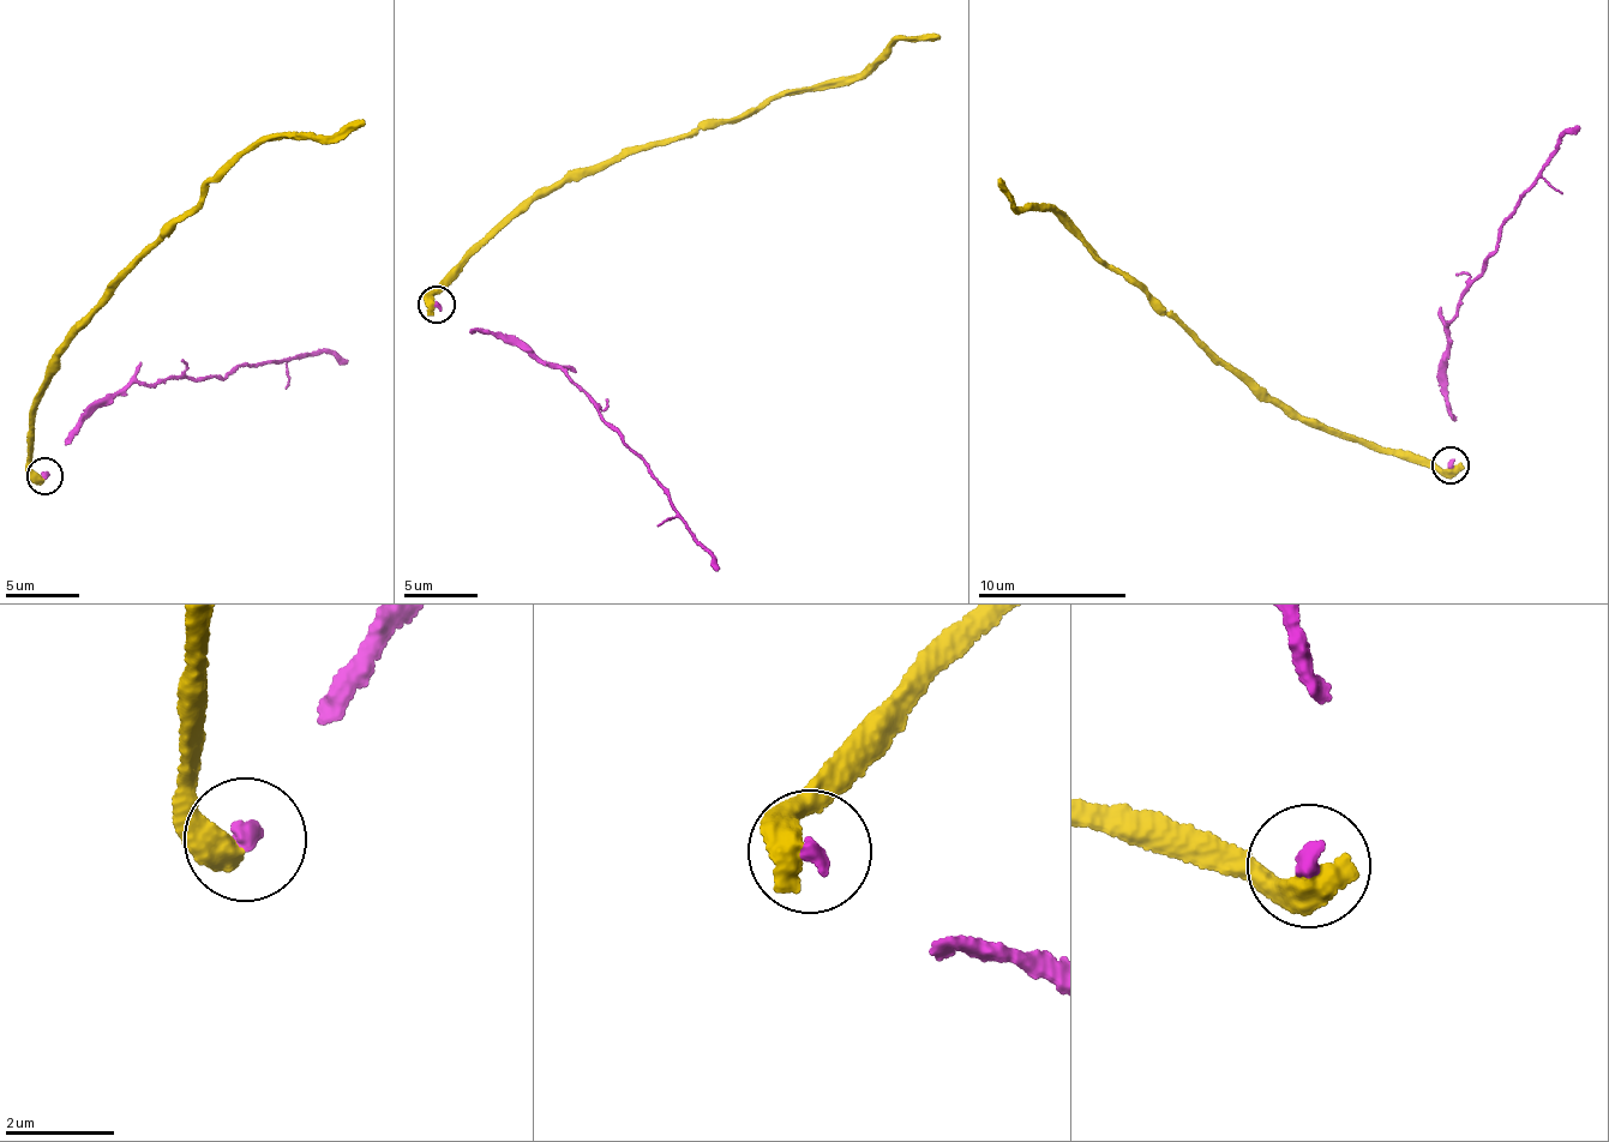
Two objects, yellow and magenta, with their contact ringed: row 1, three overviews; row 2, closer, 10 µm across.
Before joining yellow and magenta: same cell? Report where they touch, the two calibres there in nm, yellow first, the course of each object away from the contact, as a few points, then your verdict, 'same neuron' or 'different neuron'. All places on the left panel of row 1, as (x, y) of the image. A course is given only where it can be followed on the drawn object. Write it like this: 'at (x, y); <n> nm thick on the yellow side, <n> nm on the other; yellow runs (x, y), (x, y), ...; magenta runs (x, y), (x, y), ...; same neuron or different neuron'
at (44, 476); 550 nm thick on the yellow side, 240 nm on the other; yellow runs (42, 478), (26, 443), (37, 408), (64, 349), (119, 277), (199, 211), (209, 180), (239, 155), (366, 121); magenta runs (44, 476), (95, 404), (133, 384), (179, 376), (204, 382), (250, 364), (286, 364), (326, 352), (348, 364); different neuron

